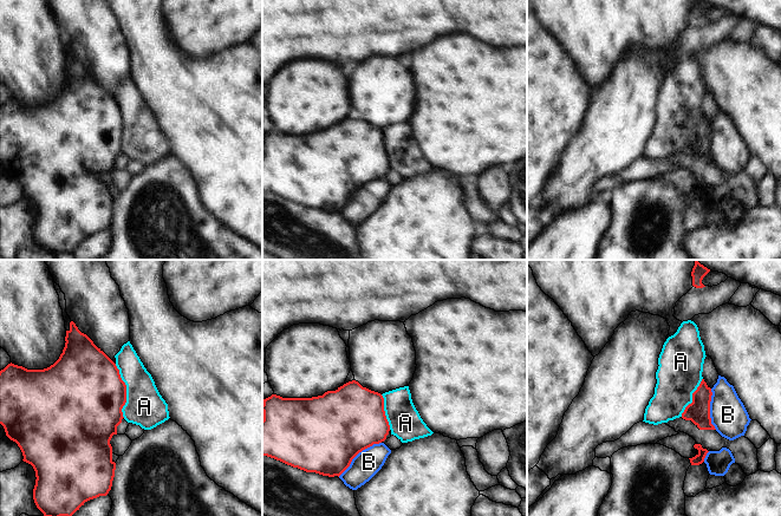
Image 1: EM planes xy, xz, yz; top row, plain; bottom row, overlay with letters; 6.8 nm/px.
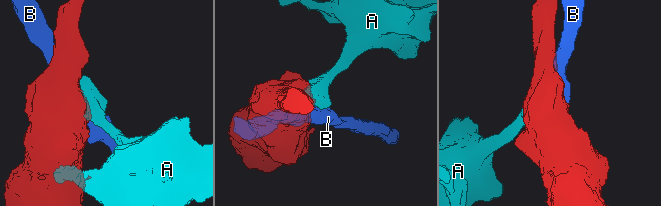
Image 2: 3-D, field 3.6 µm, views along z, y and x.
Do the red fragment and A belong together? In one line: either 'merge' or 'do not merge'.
do not merge

